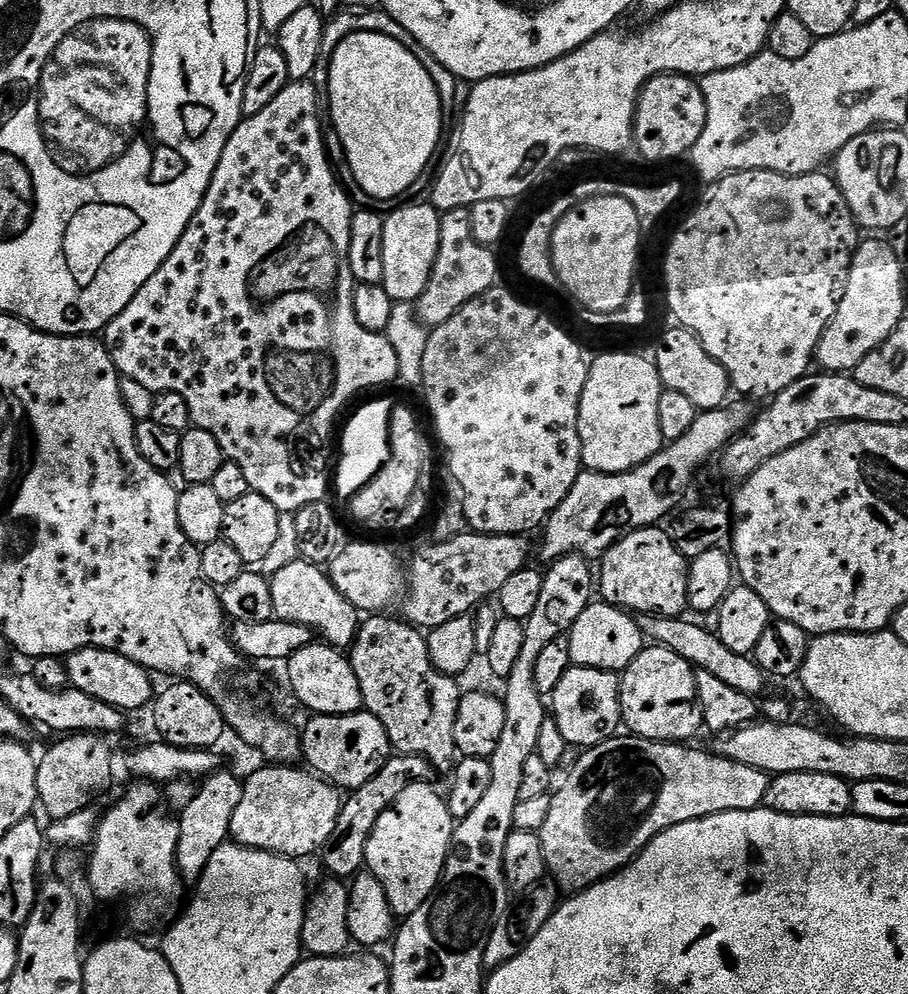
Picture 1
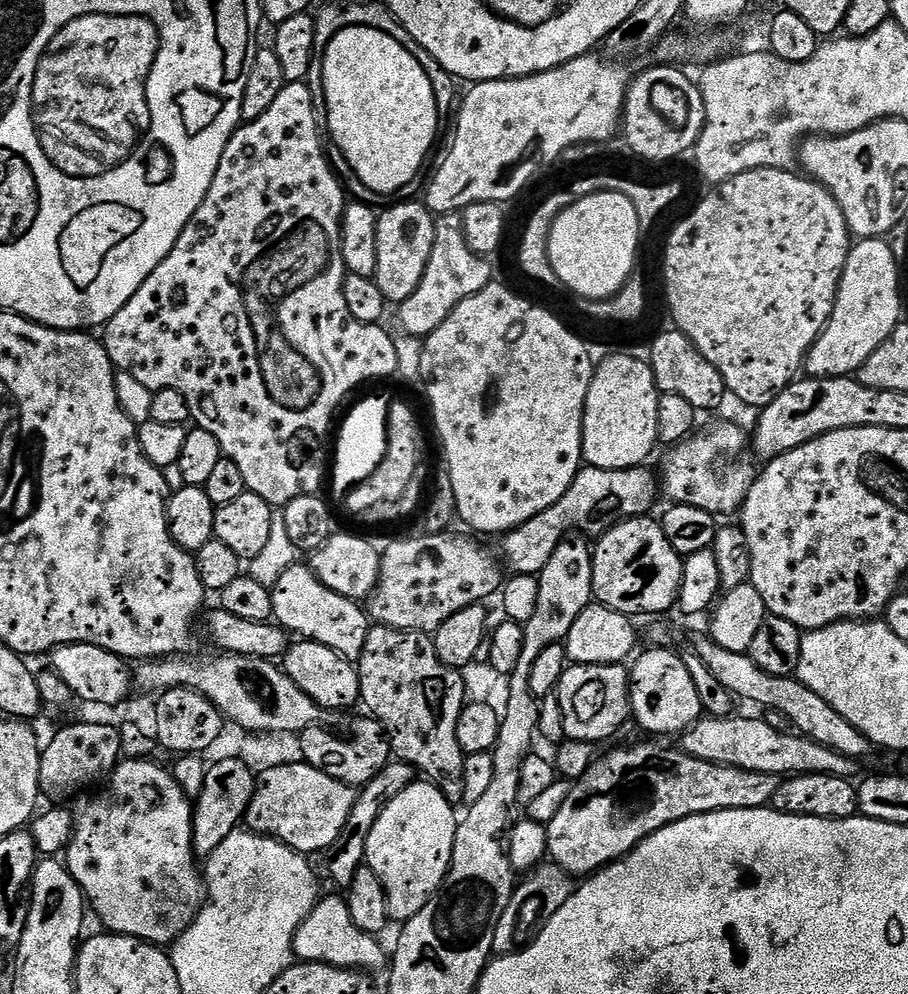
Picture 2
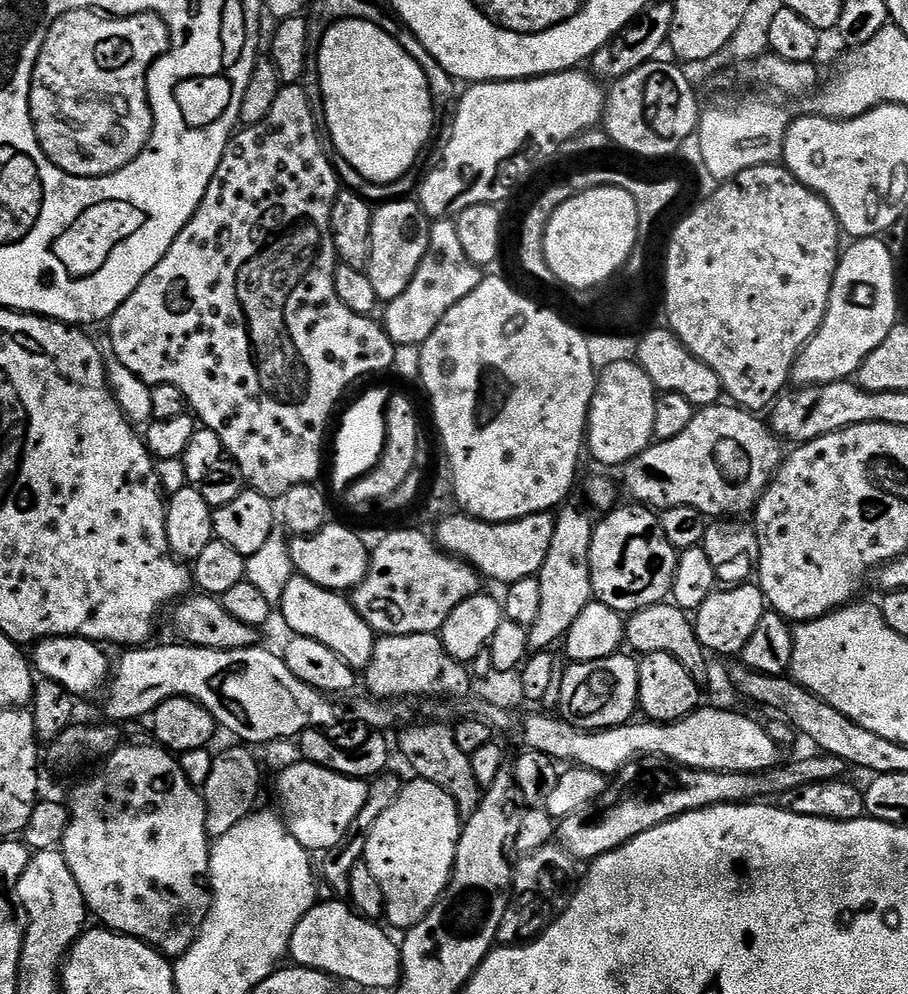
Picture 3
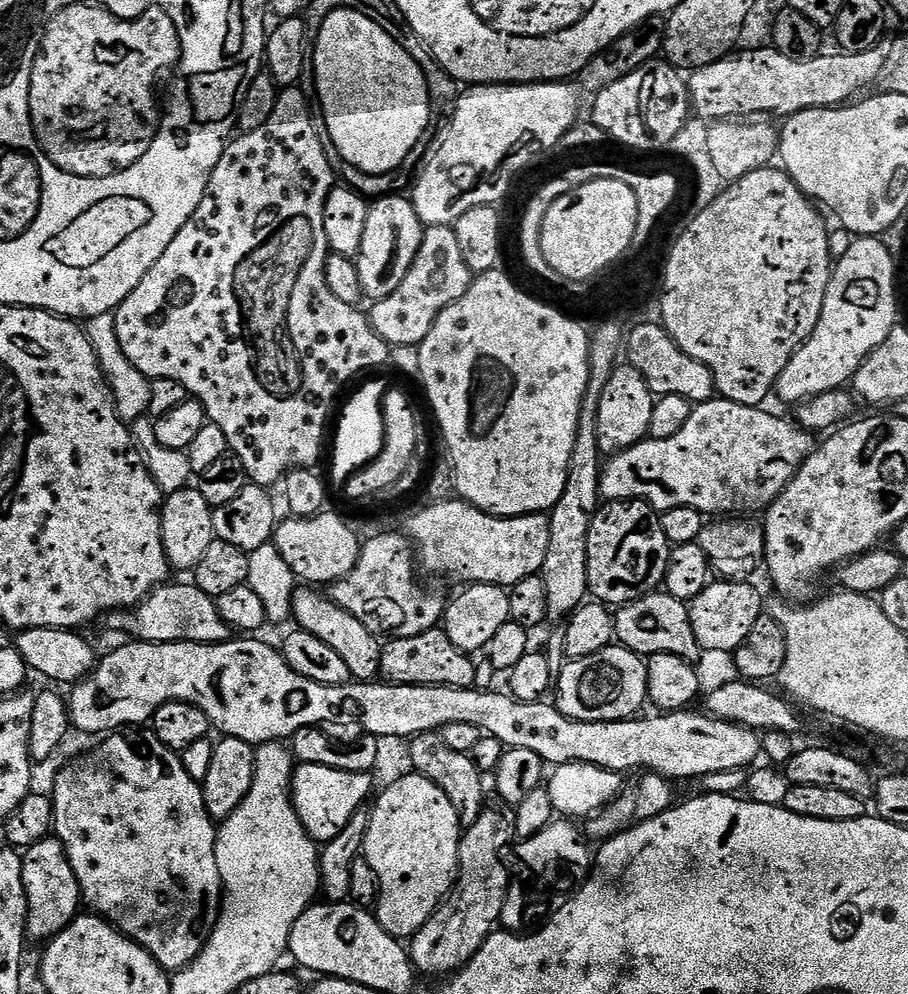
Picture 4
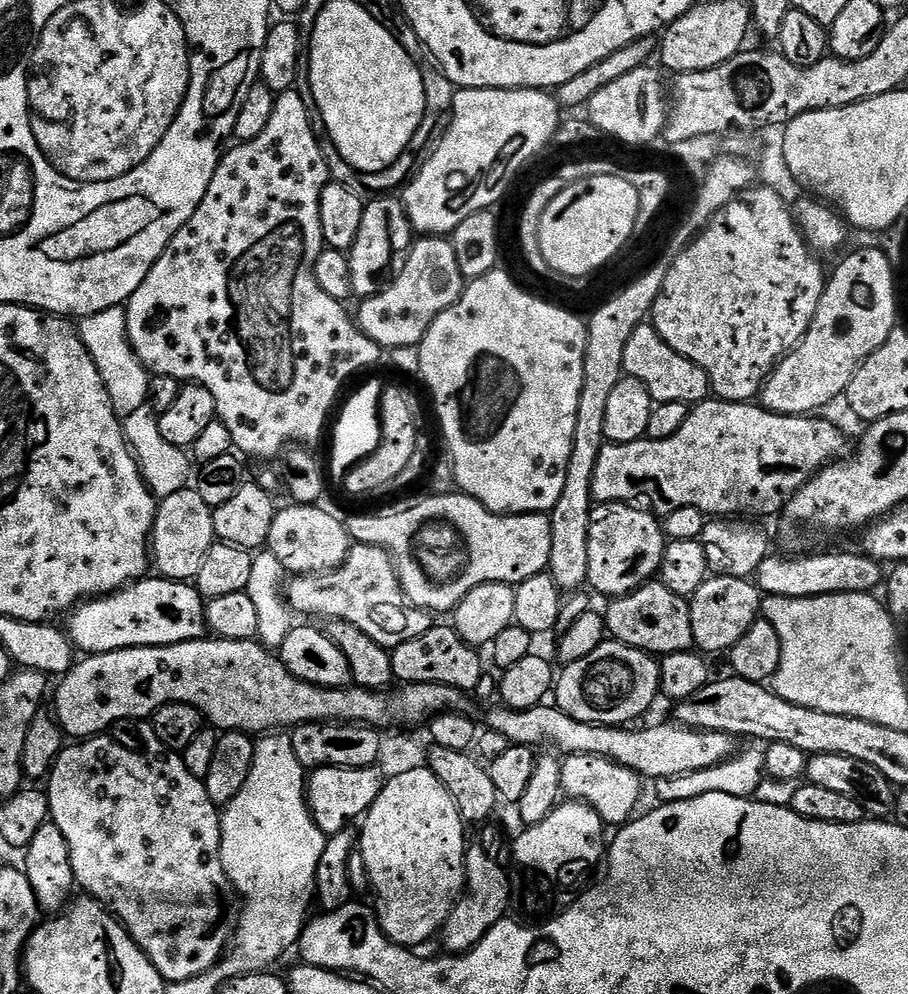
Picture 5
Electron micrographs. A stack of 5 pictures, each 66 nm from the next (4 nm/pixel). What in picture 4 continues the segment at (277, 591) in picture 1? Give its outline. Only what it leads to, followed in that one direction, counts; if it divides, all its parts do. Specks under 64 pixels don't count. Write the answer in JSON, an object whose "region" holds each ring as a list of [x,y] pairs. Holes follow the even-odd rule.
{"region":[[[312,586],[297,587],[296,593],[292,595],[292,620],[297,624],[299,631],[314,634],[314,638],[322,638],[330,650],[342,654],[342,662],[350,670],[352,680],[356,682],[372,682],[380,676],[380,650],[381,641],[354,614],[342,610],[323,591]]]}

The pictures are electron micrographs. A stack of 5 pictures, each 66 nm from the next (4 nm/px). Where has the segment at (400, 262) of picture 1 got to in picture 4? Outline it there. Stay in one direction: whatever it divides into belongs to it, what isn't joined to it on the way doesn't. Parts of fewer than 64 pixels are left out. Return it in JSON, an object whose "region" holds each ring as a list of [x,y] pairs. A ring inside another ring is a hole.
{"region":[[[393,194],[371,201],[366,230],[362,233],[362,250],[355,259],[358,279],[362,281],[362,290],[369,301],[390,298],[390,294],[402,286],[422,246],[425,227],[407,195]]]}

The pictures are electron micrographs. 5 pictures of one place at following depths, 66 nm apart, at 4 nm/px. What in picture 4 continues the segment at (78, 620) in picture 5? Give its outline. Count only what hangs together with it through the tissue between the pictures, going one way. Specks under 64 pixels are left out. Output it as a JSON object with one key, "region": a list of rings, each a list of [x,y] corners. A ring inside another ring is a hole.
{"region":[[[165,582],[152,589],[152,593],[139,605],[123,614],[112,614],[106,623],[112,628],[129,632],[129,637],[146,644],[224,644],[233,639],[234,629],[218,614],[213,597],[196,588],[195,583],[172,584]]]}

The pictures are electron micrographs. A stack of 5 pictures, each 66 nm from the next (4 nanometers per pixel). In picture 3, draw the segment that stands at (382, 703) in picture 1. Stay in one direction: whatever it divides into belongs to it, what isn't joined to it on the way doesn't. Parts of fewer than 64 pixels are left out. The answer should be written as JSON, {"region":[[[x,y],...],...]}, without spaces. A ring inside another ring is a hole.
{"region":[[[435,632],[380,636],[362,680],[368,683],[367,691],[377,700],[393,702],[407,701],[407,696],[449,696],[456,700],[470,692],[469,669],[446,652]],[[416,724],[408,728],[400,736],[400,752],[408,759],[408,764],[413,768],[415,775],[421,780],[434,782],[450,798],[454,798],[456,808],[461,817],[466,818],[474,814],[480,804],[482,789],[474,778],[474,766],[471,755],[458,750],[455,731],[444,724]]]}

